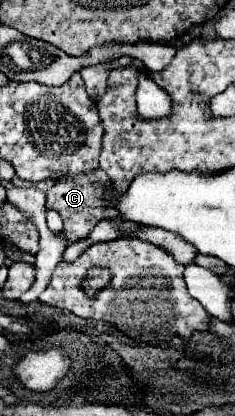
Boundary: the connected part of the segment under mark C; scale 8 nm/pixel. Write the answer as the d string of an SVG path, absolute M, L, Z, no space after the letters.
M96 169L96 171L90 171L90 175L60 175L58 183L46 192L46 208L55 210L64 220L64 233L68 245L72 241L88 237L98 221L114 219L118 215L114 207L104 205L106 201L100 199L100 191L102 191L100 187L104 189L104 187L112 187L112 185L110 185L108 175L102 169Z

